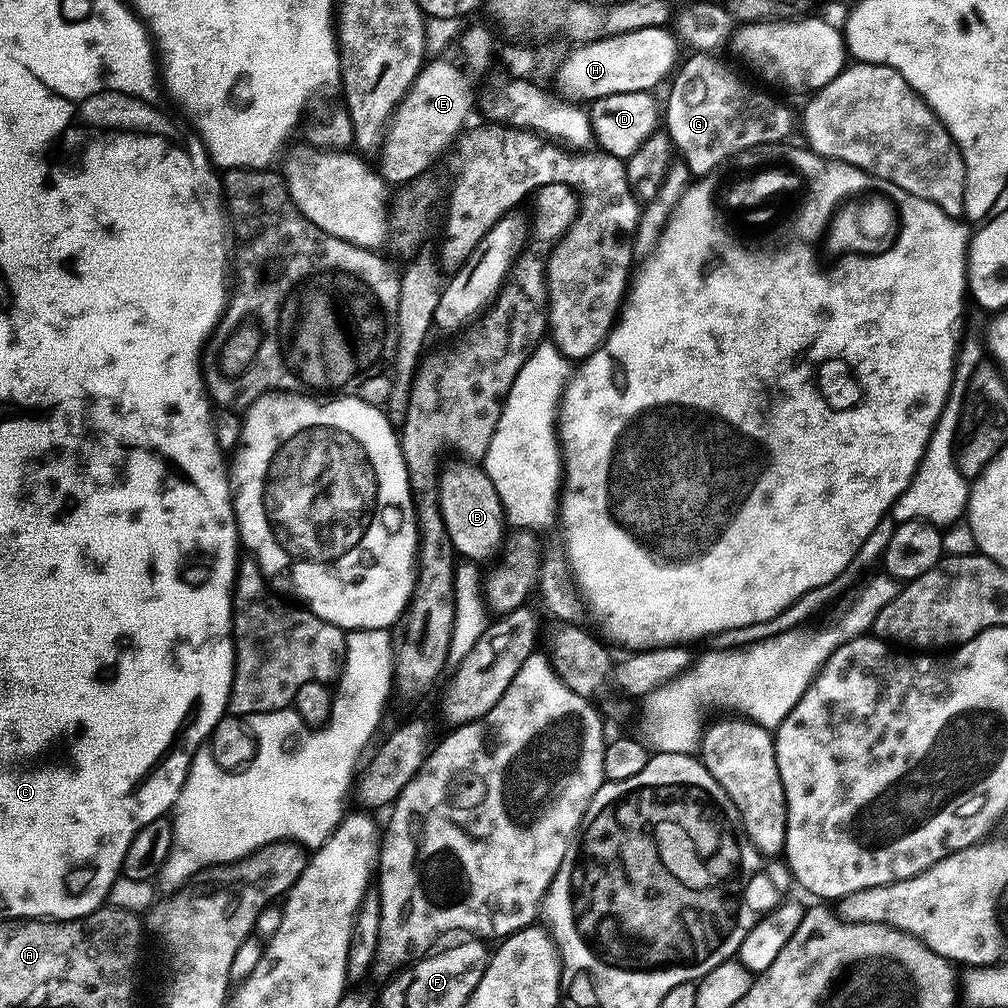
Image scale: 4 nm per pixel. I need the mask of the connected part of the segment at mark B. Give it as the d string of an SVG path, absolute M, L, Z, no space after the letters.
M483 467L443 473L440 479L440 513L452 547L463 559L465 556L465 561L488 560L496 551L501 551L506 535L504 507L498 498L498 490L494 490L494 482L490 482Z

